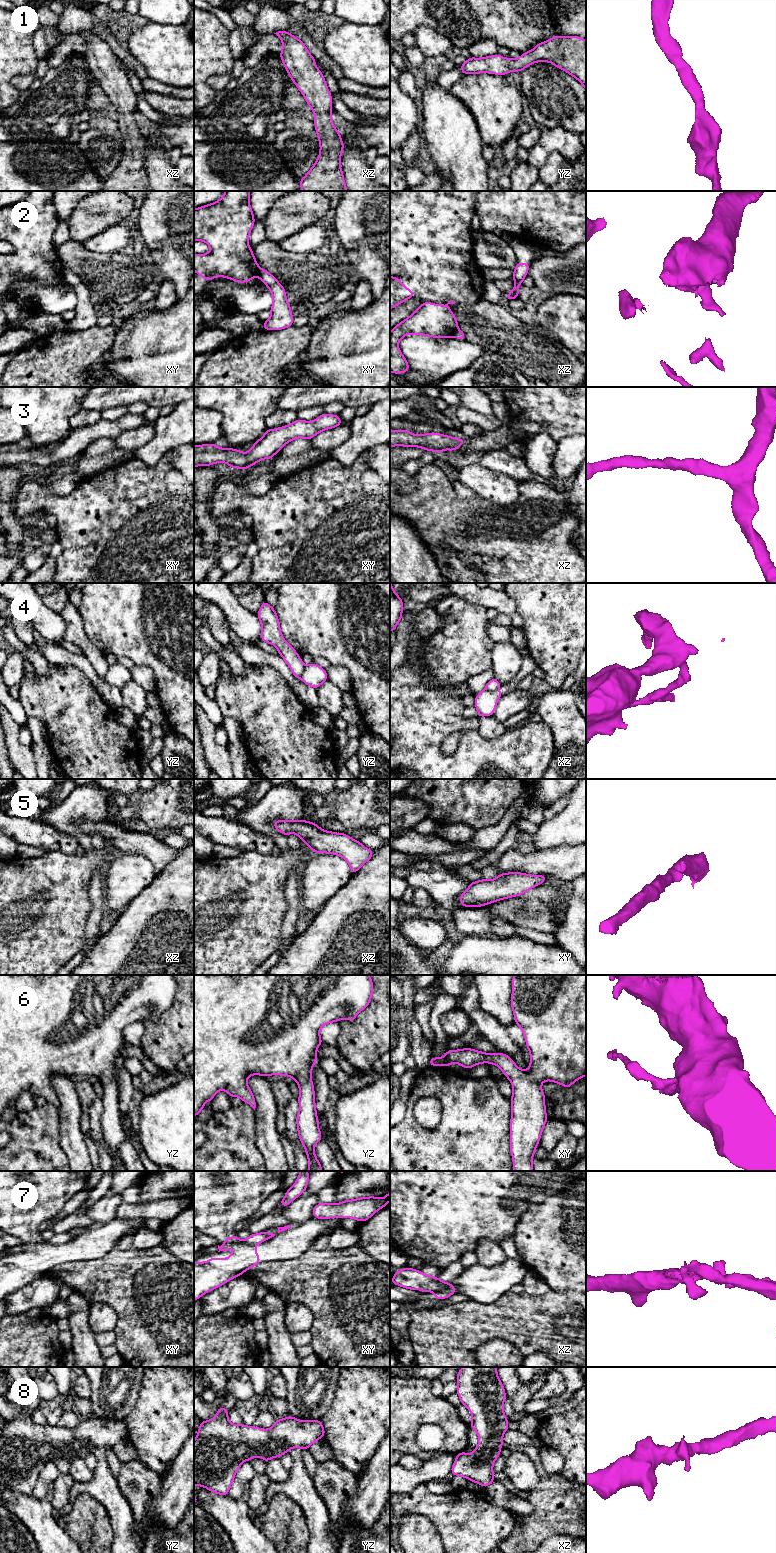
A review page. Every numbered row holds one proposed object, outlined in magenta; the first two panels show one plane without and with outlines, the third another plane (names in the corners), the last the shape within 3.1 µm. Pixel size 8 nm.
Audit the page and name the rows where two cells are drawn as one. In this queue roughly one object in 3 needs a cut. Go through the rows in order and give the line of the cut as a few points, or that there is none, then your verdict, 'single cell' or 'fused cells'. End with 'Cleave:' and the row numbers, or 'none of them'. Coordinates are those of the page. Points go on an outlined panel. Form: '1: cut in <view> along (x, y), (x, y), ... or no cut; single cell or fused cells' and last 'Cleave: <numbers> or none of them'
1: no cut; single cell
2: cut in xy along (260, 268), (258, 277); fused cells
3: no cut; single cell
4: cut in xz along (498, 688), (493, 691), (485, 690); fused cells
5: no cut; single cell
6: no cut; single cell
7: cut in xz along (451, 1285), (435, 1293); fused cells
8: no cut; single cell
Cleave: 2, 4, 7

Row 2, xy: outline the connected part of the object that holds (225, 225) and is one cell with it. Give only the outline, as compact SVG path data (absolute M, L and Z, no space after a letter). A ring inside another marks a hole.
M225 191L218 201L194 209L194 241L203 241L211 249L209 253L194 254L194 271L209 282L214 277L240 283L259 278L260 267L248 243L255 223L249 199L250 191Z

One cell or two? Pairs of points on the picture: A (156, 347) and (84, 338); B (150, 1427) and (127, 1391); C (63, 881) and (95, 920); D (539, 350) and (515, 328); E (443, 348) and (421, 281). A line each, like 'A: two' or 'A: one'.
A: two
B: two
C: two
D: one
E: two

